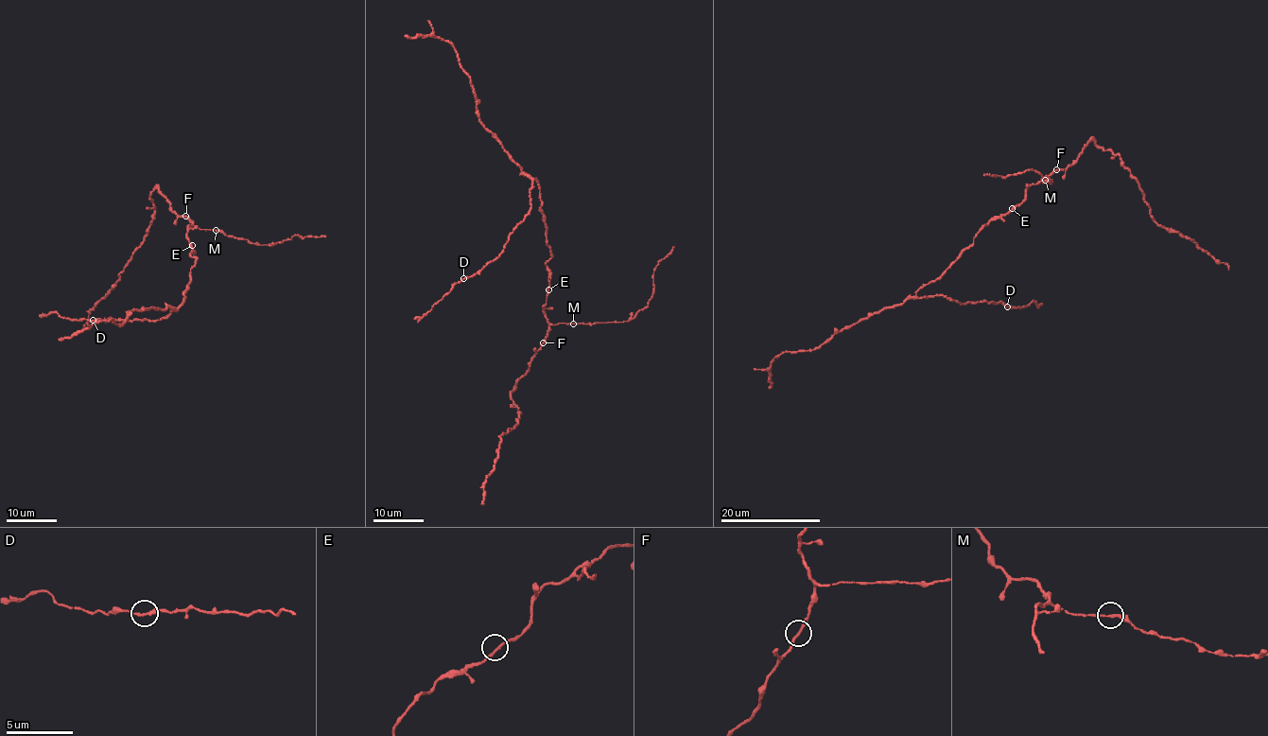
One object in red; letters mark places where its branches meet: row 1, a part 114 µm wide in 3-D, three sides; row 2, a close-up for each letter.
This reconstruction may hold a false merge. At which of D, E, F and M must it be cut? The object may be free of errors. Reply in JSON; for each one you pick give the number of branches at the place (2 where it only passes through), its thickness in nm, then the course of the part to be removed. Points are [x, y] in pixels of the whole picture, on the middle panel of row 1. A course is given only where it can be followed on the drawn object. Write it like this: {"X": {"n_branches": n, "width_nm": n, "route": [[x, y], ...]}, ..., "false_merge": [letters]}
{"false_merge": []}

